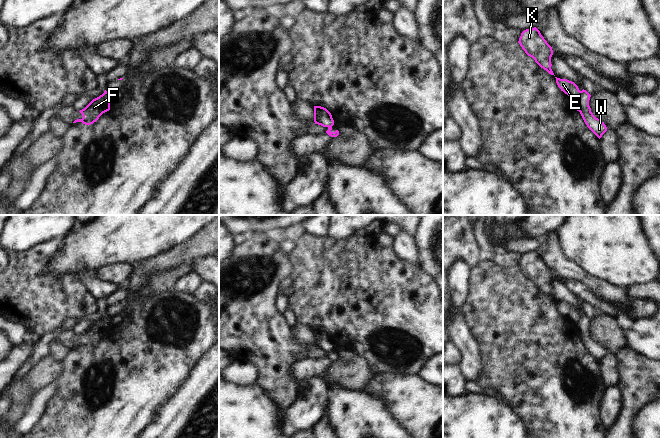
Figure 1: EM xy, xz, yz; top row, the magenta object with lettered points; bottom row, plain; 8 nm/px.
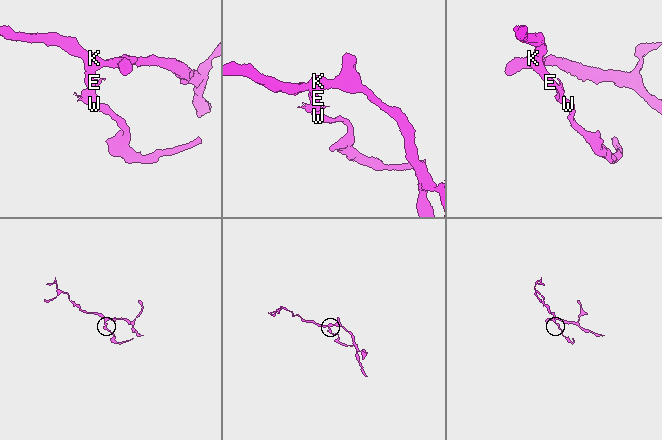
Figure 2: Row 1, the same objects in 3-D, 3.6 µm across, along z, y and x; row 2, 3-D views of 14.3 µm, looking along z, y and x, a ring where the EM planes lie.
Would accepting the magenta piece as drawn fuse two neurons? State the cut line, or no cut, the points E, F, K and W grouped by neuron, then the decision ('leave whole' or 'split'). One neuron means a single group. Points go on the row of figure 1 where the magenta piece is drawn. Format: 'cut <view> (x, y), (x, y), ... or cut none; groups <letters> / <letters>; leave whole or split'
cut yz (580, 91), (575, 97); groups E K / F W; split

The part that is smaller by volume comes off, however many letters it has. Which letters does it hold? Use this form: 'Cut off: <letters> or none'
Cut off: F, W

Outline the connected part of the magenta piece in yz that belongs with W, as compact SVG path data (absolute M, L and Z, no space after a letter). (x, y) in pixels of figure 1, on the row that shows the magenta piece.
M582 90L579 92L576 98L577 111L580 112L587 127L600 139L602 135L607 131L607 127L600 119L596 118L591 112L589 106L589 100L591 95Z

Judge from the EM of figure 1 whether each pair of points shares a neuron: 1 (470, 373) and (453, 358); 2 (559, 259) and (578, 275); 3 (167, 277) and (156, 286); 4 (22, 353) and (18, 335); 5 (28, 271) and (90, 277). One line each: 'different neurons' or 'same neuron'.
1: different neurons
2: same neuron
3: same neuron
4: different neurons
5: different neurons

